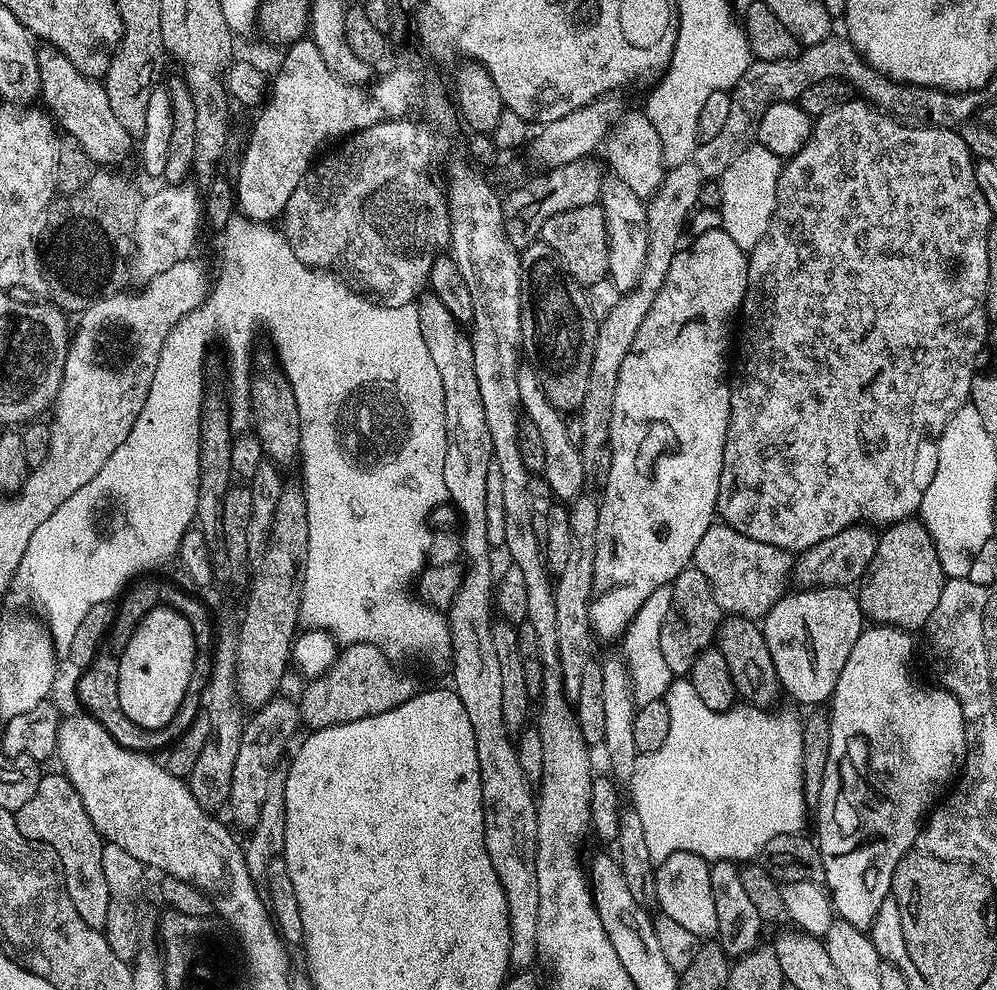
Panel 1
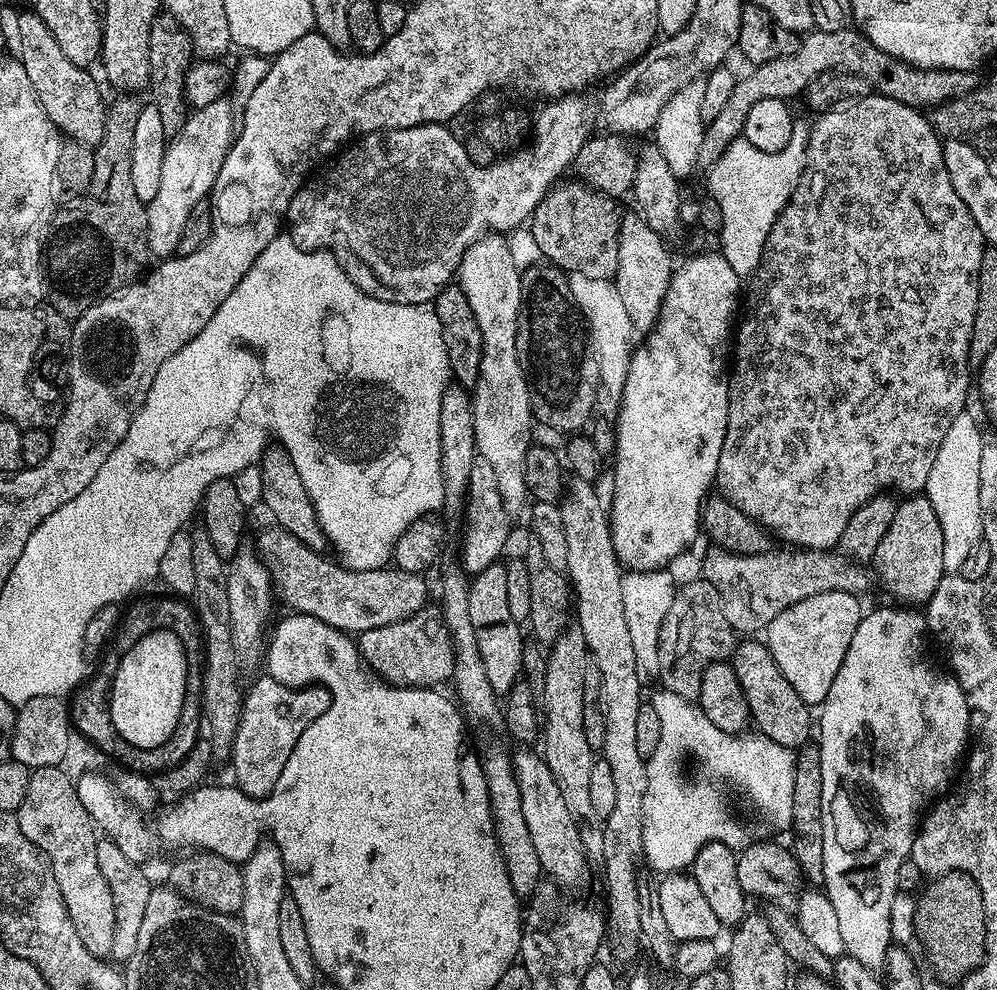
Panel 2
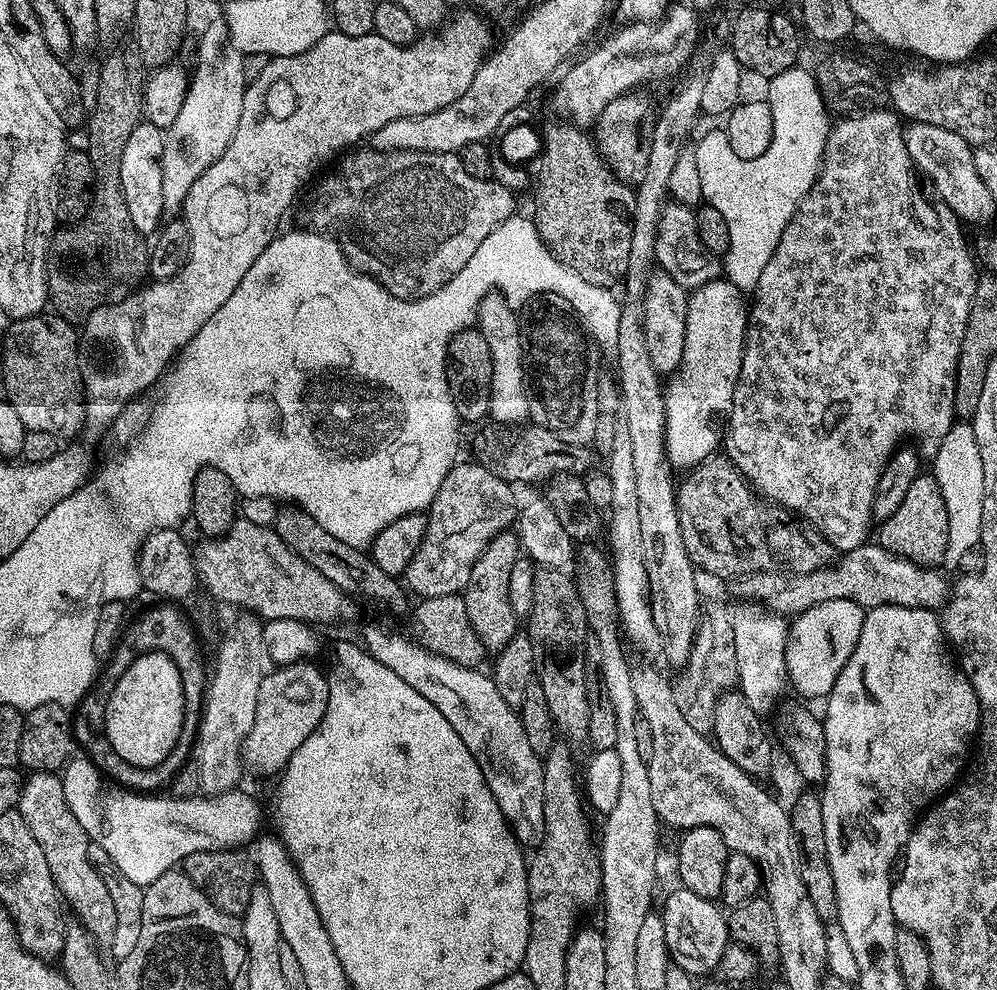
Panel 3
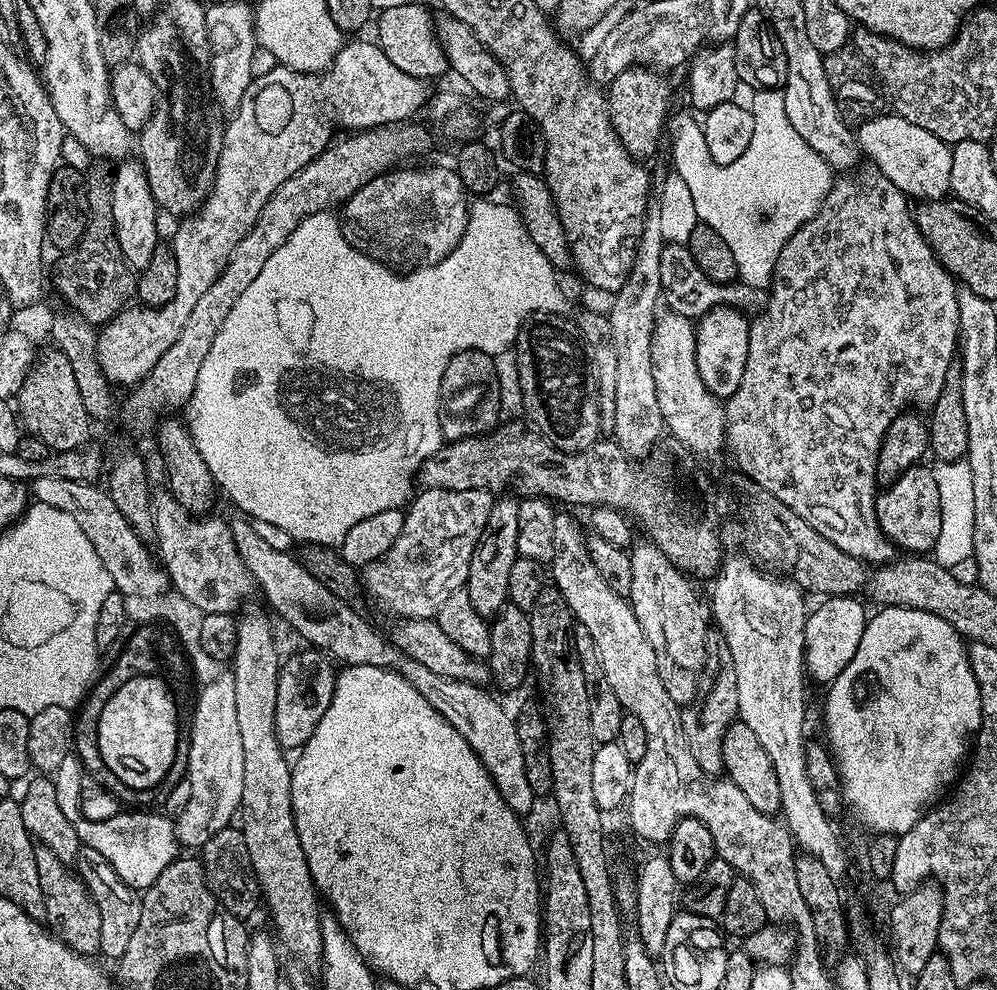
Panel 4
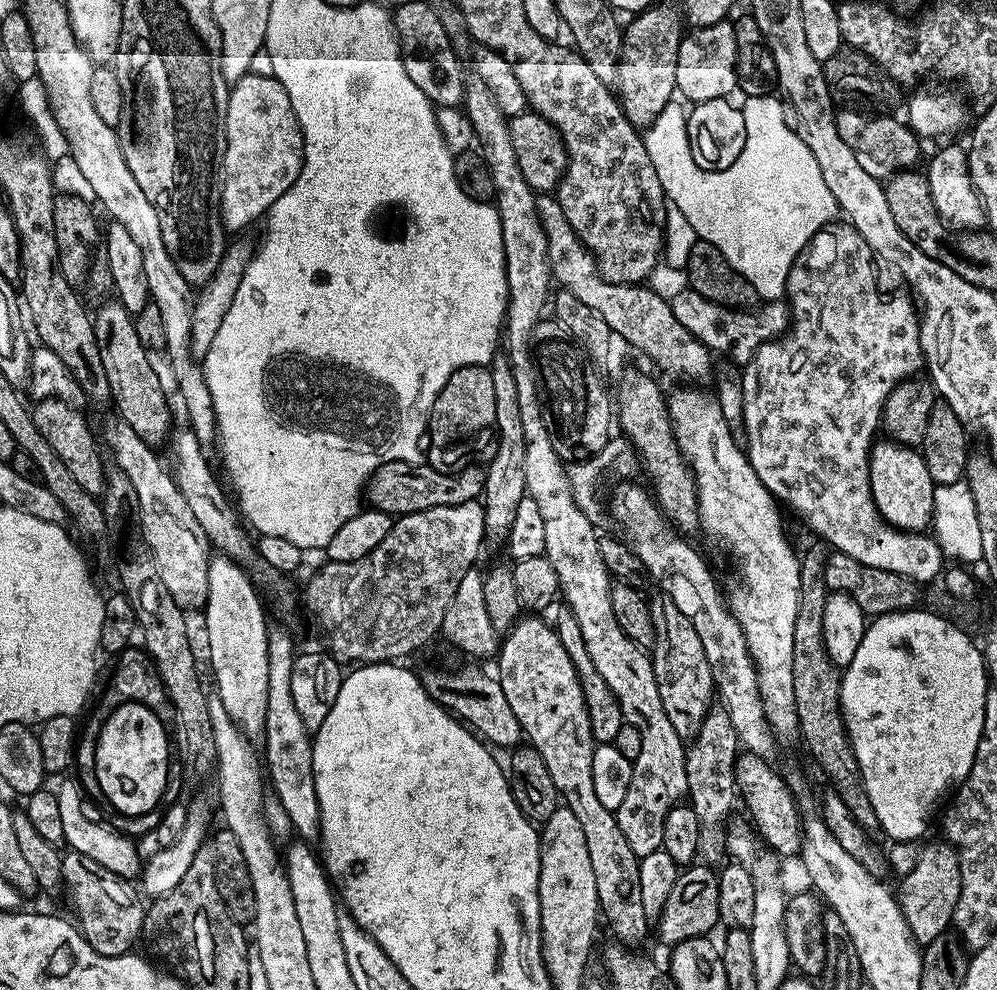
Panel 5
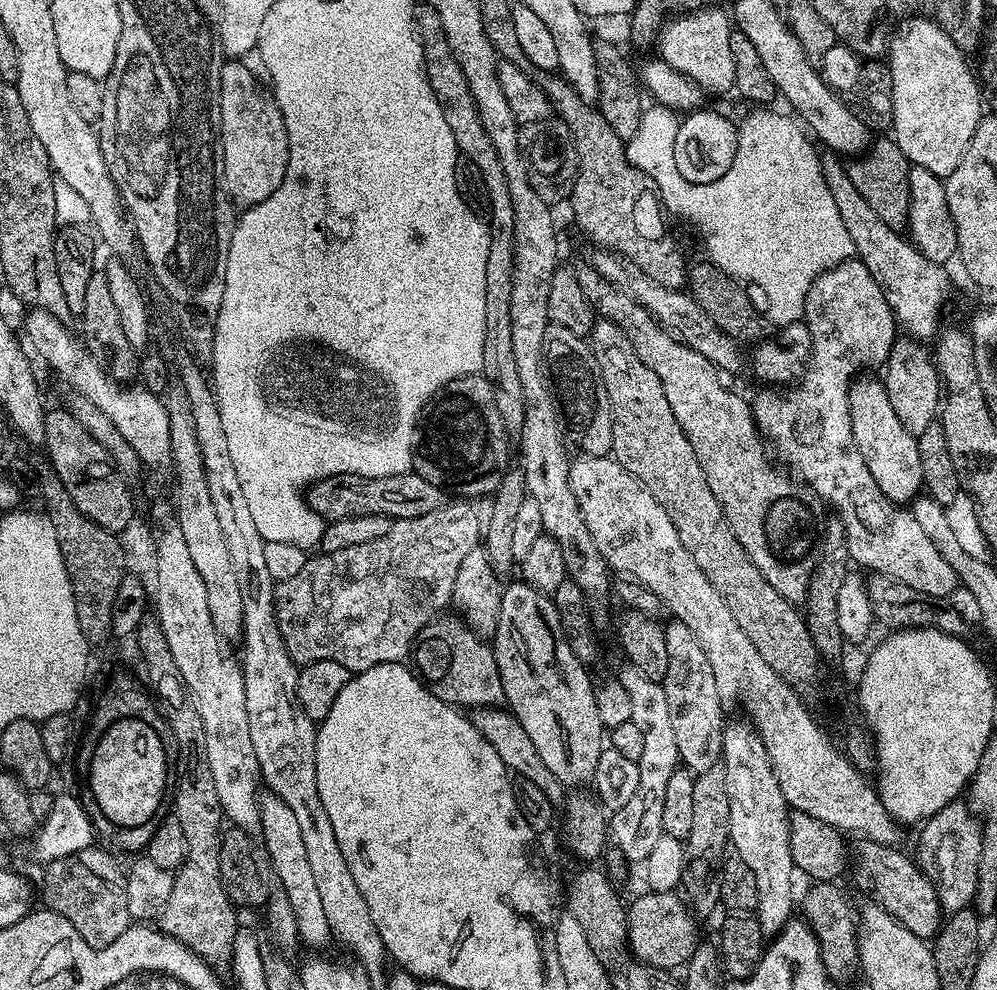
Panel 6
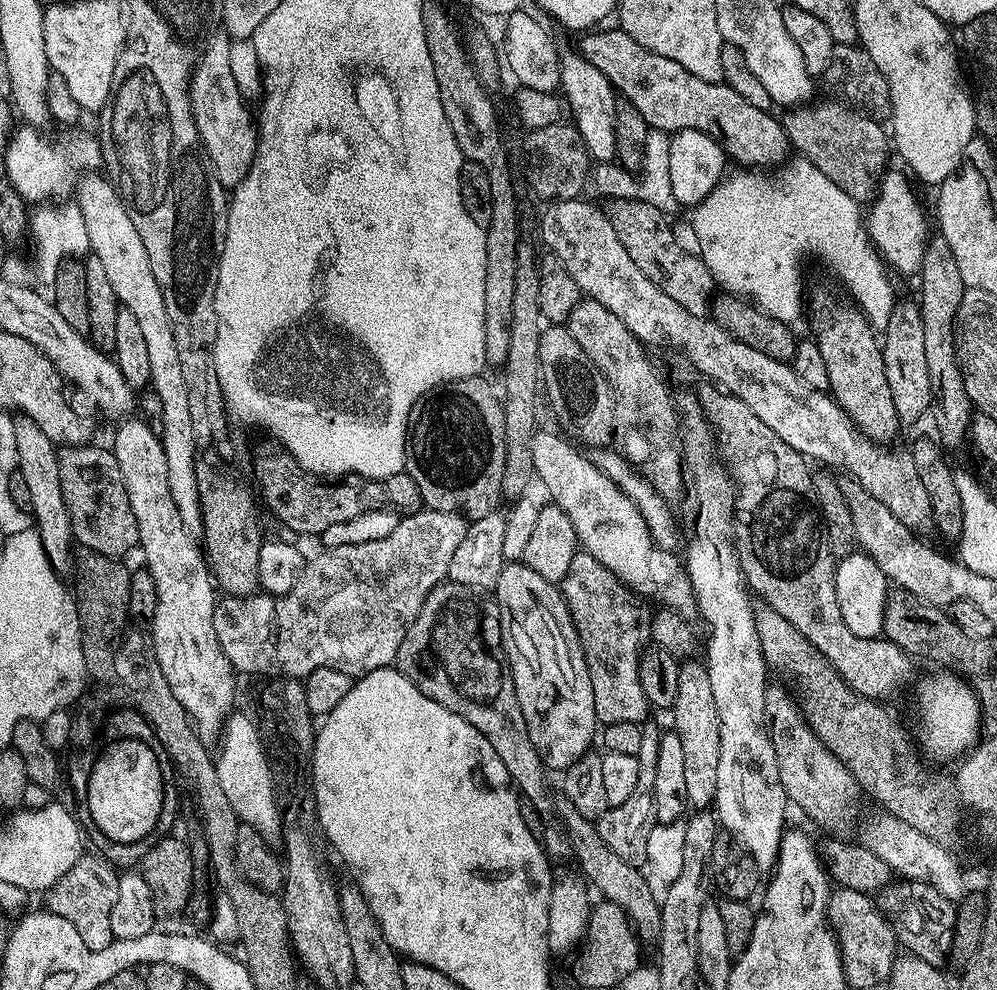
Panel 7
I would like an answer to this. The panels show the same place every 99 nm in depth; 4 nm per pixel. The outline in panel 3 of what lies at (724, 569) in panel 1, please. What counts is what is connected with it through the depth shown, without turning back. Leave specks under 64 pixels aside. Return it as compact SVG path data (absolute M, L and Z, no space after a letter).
M865 542L843 553L834 566L794 574L756 572L743 577L736 585L740 598L781 614L799 614L810 610L810 606L818 606L818 602L831 600L849 600L866 610L878 606L940 610L948 603L950 595L950 580L940 570L910 562L904 556L886 551L878 542Z

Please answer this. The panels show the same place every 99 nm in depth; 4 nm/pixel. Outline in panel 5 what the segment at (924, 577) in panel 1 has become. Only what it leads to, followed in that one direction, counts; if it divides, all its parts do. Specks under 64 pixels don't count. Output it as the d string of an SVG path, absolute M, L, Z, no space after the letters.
M880 438L873 443L868 454L868 469L872 497L884 521L902 532L927 533L932 527L937 484L930 478L930 470L926 470L923 455L915 447Z

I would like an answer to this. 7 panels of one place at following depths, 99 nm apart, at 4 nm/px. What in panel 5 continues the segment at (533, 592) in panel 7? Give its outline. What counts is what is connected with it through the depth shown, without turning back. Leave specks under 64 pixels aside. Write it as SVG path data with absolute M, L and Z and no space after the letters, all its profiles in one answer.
M521 615L503 637L498 653L502 690L506 690L506 700L514 710L514 718L518 718L521 733L541 754L563 803L574 810L582 830L586 830L586 848L590 850L590 866L594 866L603 919L612 923L617 941L640 946L648 936L650 924L646 902L642 902L640 857L630 848L626 834L622 834L615 812L606 810L598 802L598 794L594 794L592 755L597 743L592 738L580 676L555 627L536 616L539 615Z

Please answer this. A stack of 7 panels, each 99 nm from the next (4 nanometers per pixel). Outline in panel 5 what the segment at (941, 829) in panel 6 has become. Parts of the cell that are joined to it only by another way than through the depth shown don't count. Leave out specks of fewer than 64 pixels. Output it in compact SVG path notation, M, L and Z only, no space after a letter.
M939 843L930 845L925 852L921 851L912 873L899 881L900 909L914 934L916 943L921 946L934 942L934 938L938 938L953 927L958 898L962 894L960 857L956 855L956 850L951 844Z

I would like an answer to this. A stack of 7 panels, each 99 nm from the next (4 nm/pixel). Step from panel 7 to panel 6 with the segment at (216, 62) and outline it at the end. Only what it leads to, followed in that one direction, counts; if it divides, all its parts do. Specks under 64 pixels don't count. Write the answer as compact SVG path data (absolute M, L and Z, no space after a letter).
M228 58L220 67L218 100L218 156L222 161L222 188L227 199L241 209L253 208L258 202L266 202L274 190L284 181L288 165L288 135L284 129L284 115L275 99L266 91L265 85L246 70L243 59Z

